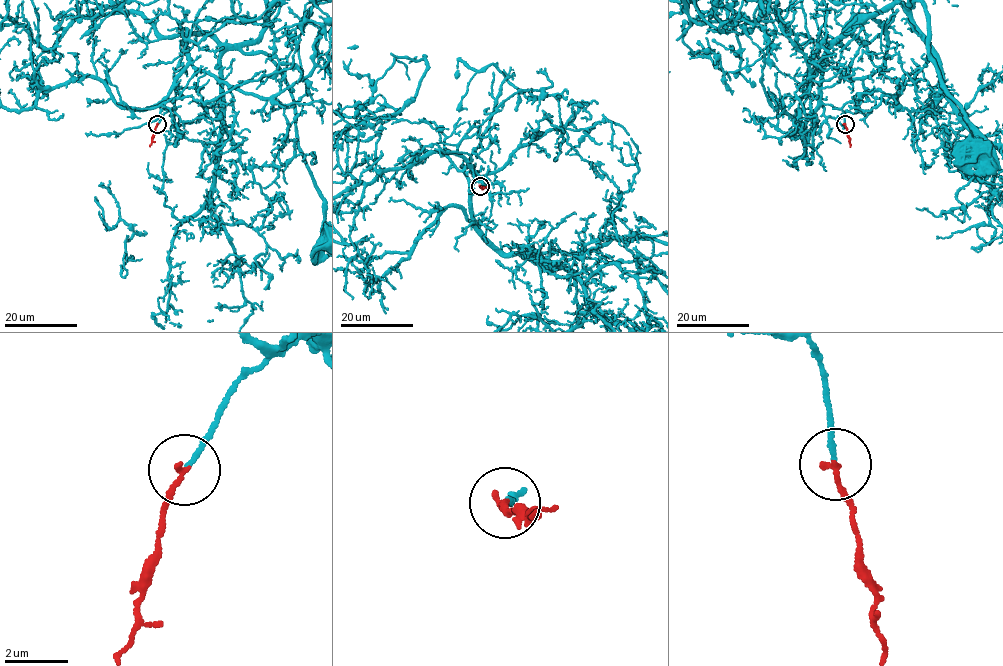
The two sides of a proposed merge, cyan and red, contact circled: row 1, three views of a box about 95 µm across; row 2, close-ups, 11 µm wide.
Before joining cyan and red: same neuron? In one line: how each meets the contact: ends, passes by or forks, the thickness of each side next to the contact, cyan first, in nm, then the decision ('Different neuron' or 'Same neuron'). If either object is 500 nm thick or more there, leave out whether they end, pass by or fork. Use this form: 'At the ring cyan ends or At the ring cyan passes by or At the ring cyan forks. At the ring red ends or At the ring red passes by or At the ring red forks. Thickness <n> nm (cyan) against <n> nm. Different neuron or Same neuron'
At the ring cyan ends. At the ring red ends. Thickness 150 nm (cyan) against 180 nm. Same neuron

